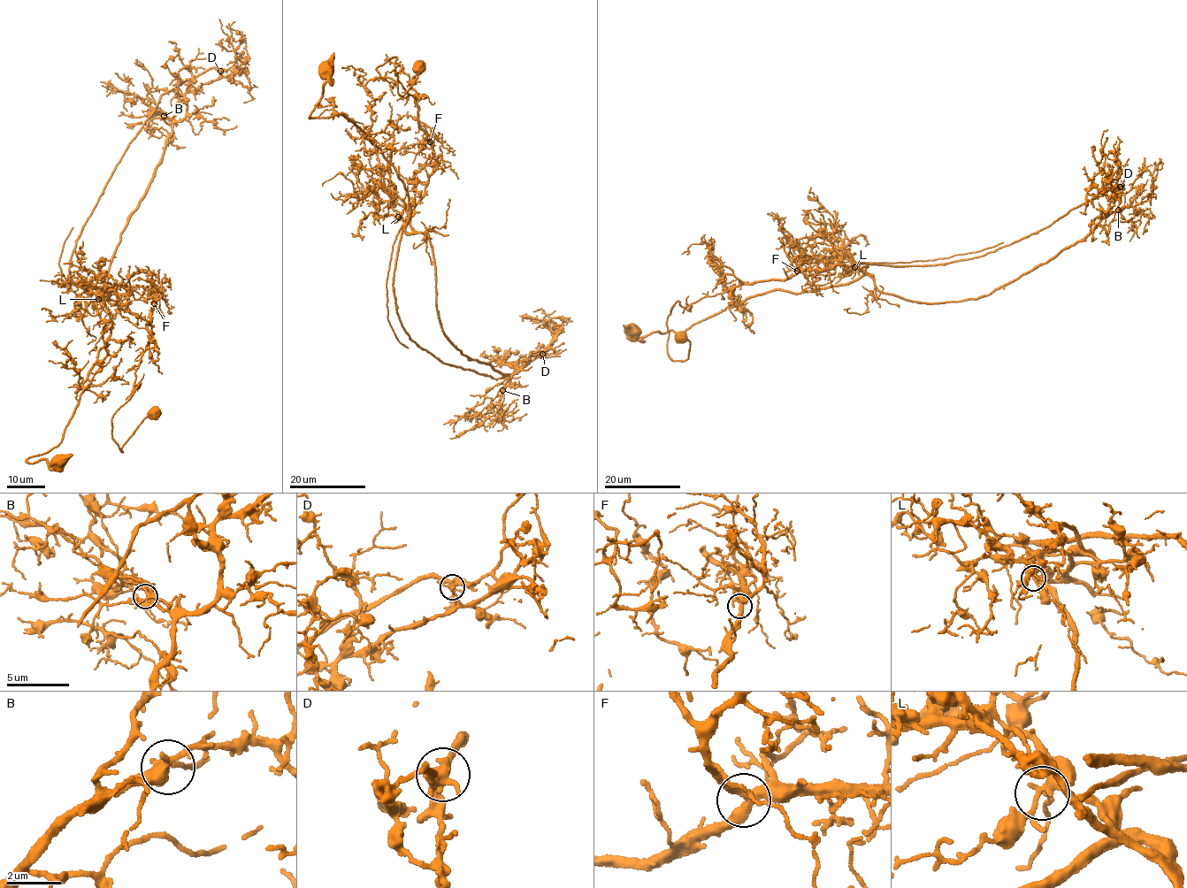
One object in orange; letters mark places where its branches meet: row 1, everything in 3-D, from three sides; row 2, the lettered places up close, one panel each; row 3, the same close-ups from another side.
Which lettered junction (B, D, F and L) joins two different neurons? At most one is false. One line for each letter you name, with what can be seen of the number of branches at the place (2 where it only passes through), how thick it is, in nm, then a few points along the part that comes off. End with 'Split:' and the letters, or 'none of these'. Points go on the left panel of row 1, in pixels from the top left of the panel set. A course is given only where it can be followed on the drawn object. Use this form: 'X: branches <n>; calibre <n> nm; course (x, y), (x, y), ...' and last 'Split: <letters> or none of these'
D: branches 3; calibre 320 nm; course (220, 71), (162, 93), (69, 271), (81, 288), (152, 292), (139, 385), (111, 418), (122, 452), (159, 409)
Split: D

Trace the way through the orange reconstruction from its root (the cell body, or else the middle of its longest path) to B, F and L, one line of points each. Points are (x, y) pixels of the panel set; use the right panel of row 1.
B: (630, 331), (679, 335), (769, 291), (868, 274), (909, 300), (976, 299), (1118, 210)
F: (630, 331), (639, 338), (679, 335), (769, 291), (811, 291), (865, 273), (855, 264), (797, 271)
L: (630, 331), (639, 338), (670, 330), (679, 335), (769, 291), (805, 292), (855, 281), (864, 271), (854, 267)

